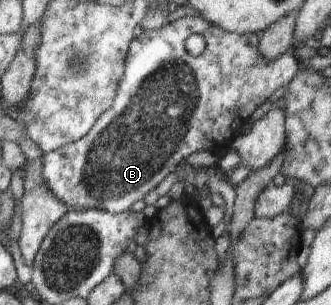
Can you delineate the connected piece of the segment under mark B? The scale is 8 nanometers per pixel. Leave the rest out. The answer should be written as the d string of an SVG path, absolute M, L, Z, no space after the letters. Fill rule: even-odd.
M185 16L178 20L162 27L162 29L144 30L138 37L134 37L130 43L130 49L128 49L128 57L124 63L124 73L120 83L118 83L118 89L116 91L116 97L114 97L114 103L108 111L104 111L98 121L94 123L92 129L78 141L66 144L59 149L52 152L43 154L43 166L42 177L44 177L44 183L48 187L48 191L60 201L64 203L67 209L74 209L74 211L84 211L84 209L100 209L102 211L108 211L110 213L124 213L128 212L130 207L144 199L150 191L156 189L160 182L176 171L181 161L184 161L187 157L190 157L192 153L198 153L198 151L211 151L218 155L220 151L227 151L230 149L230 143L241 135L242 128L248 123L252 113L258 109L258 105L262 105L266 99L270 99L280 87L287 85L289 81L296 75L298 64L296 59L292 57L291 53L280 55L278 59L274 61L266 61L262 55L260 55L260 43L258 43L258 33L229 33L208 23L202 17ZM192 34L201 35L206 41L205 50L198 56L191 55L185 47L186 39Z

